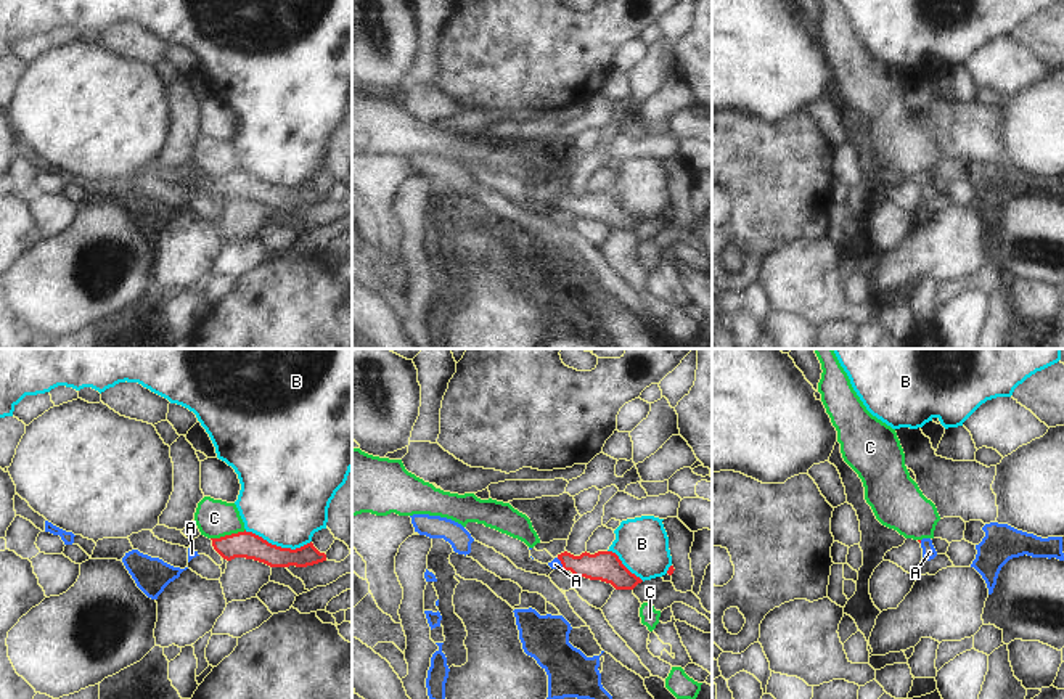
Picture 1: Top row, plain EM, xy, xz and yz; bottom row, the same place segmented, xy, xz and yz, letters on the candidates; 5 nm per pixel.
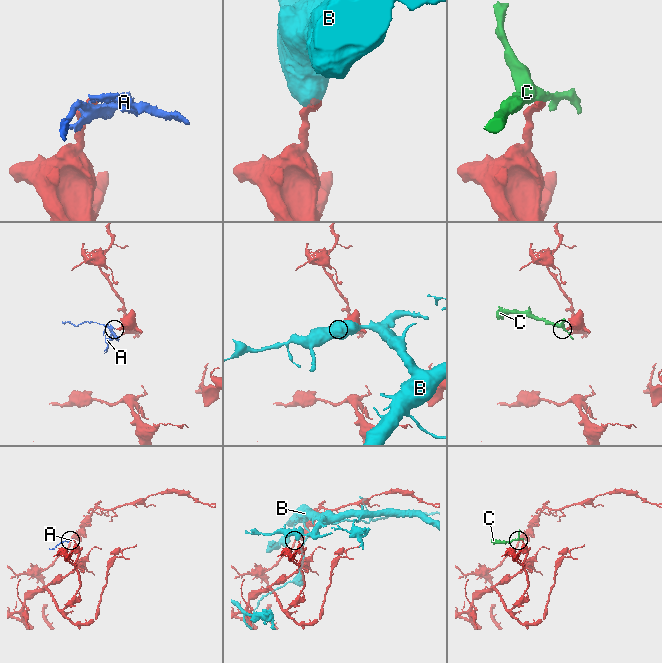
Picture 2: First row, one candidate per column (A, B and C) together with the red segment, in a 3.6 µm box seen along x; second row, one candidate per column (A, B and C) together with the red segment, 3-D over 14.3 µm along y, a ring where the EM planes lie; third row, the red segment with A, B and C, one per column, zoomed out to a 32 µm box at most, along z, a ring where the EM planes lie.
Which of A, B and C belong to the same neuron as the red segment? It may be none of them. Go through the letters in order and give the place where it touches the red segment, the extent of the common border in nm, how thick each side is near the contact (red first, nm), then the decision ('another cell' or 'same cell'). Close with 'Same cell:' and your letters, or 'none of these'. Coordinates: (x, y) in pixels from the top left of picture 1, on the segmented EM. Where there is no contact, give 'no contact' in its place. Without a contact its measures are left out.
A: contact xz (561, 563); length 70 nm; calibres 150 and 50 nm; same cell
B: contact xy (278, 547); length 340 nm; calibres 130 and 440 nm; another cell
C: contact xy (227, 535); length 180 nm; calibres 130 and 190 nm; another cell
Same cell: A

